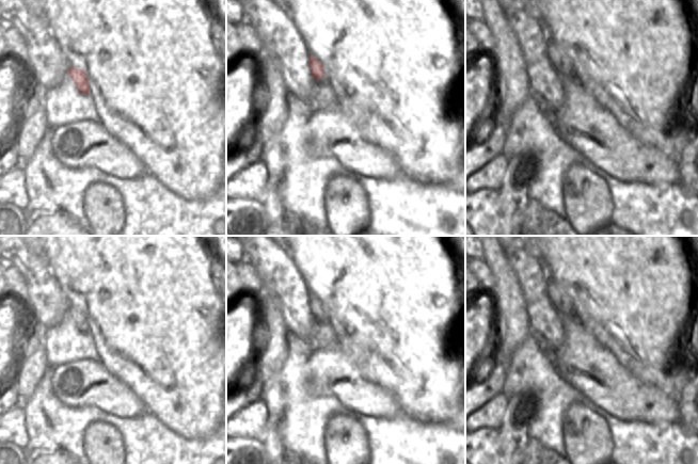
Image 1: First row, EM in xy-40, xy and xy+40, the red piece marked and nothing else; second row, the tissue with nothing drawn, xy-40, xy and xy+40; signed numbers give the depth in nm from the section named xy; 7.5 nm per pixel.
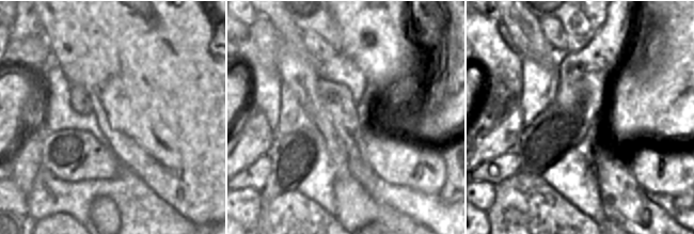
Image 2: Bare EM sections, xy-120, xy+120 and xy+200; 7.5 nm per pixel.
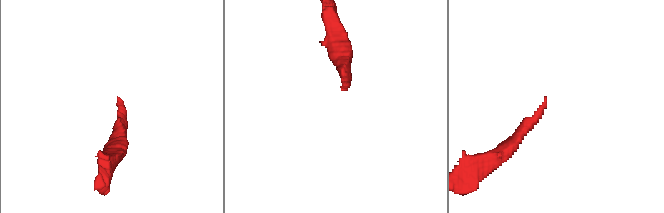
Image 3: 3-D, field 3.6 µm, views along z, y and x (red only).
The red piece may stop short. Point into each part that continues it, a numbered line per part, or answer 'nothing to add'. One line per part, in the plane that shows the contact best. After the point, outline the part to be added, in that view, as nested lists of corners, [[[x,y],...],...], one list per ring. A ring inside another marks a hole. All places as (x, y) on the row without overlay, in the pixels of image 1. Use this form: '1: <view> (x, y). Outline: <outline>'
nothing to add.

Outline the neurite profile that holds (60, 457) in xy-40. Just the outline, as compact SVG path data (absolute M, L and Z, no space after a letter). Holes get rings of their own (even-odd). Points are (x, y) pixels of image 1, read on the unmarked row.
M58 449L51 455L36 455L30 464L80 464L78 460L65 451Z

